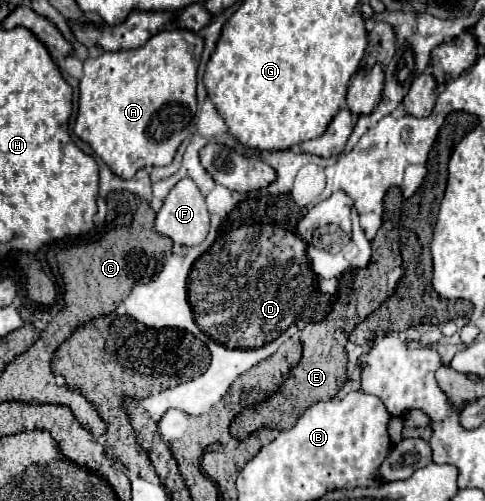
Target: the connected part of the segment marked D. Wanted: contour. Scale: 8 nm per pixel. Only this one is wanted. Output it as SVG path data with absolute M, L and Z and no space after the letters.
M251 225L223 235L203 253L189 275L189 303L197 325L217 343L229 349L263 347L277 339L301 313L309 293L313 291L315 273L305 255L307 243L301 237L273 225Z

